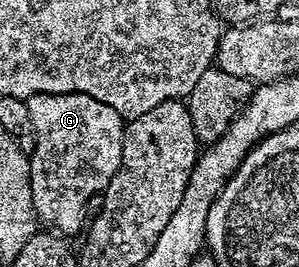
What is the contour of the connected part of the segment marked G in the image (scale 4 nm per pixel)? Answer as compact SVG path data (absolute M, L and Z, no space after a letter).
M89 94L33 95L27 100L27 112L31 112L33 129L33 149L28 155L33 212L44 225L45 222L49 225L46 227L50 231L58 235L80 235L87 222L84 214L89 201L104 191L111 176L115 176L121 166L125 122L115 108L103 104L103 100L95 100Z

